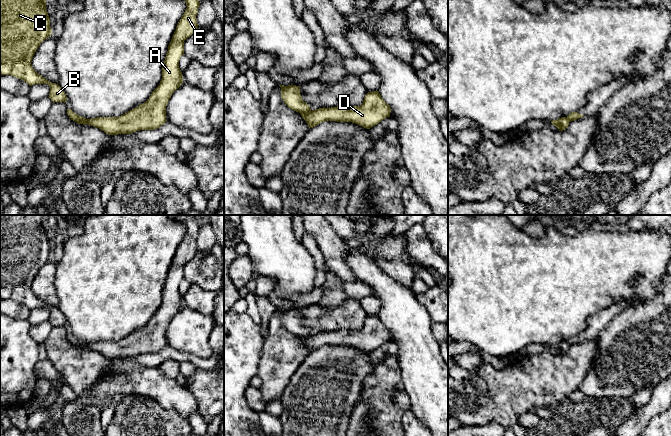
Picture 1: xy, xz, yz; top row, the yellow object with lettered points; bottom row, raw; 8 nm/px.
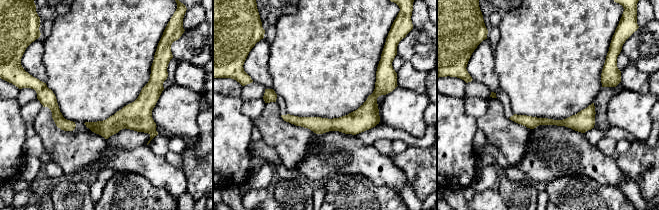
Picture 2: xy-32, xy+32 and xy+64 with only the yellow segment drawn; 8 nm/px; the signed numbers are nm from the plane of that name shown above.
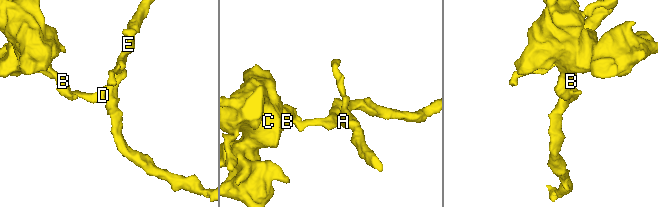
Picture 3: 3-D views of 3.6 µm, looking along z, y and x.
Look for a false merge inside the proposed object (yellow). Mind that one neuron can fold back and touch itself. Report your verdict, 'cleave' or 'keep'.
cleave

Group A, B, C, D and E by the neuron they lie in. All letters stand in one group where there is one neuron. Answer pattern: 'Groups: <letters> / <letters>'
Groups: A D E / B C

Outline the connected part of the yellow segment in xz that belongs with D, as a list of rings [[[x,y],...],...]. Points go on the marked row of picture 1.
[[[379,91],[368,92],[360,106],[337,106],[300,112],[309,129],[325,121],[352,122],[366,129],[390,117],[391,108]]]

